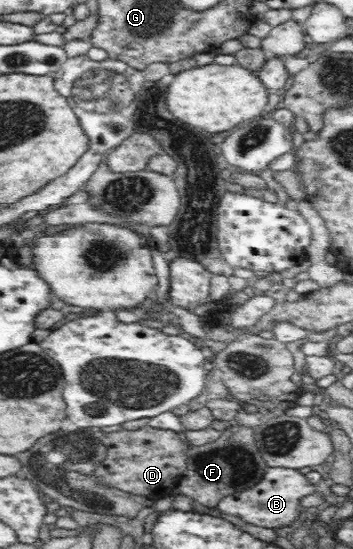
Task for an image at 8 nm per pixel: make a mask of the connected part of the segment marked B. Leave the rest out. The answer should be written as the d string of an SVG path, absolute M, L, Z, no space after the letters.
M271 467L264 472L264 477L253 489L236 492L235 495L227 495L221 502L221 513L241 517L243 521L259 527L283 527L291 525L301 513L301 497L315 493L315 487L305 475L297 473L295 469Z

